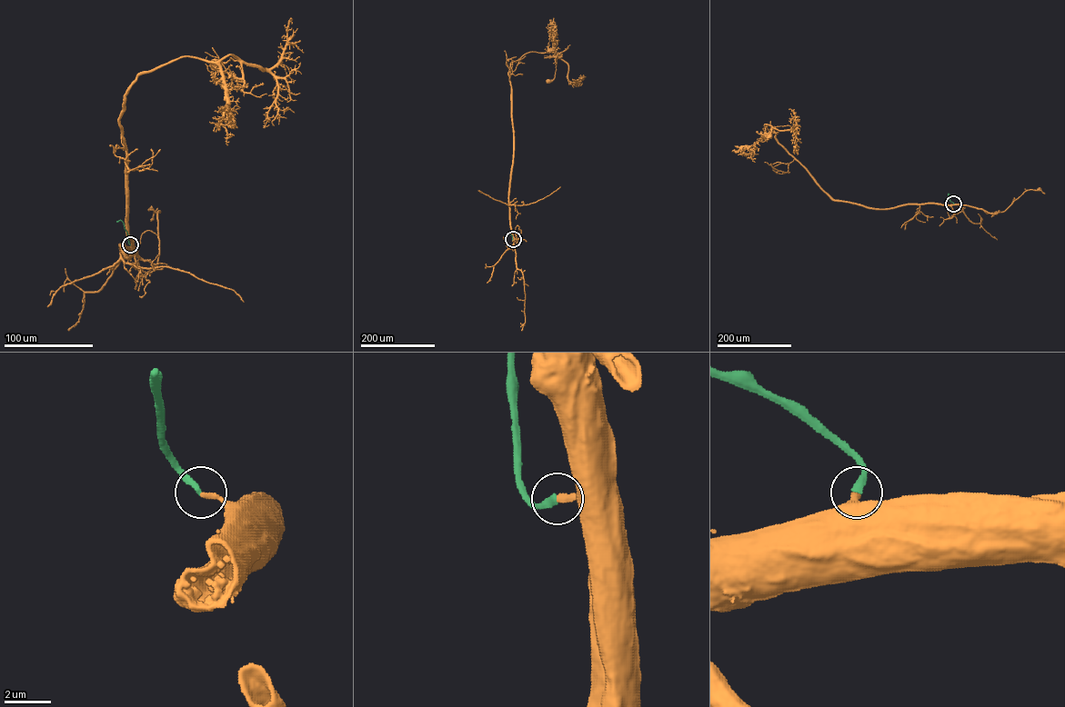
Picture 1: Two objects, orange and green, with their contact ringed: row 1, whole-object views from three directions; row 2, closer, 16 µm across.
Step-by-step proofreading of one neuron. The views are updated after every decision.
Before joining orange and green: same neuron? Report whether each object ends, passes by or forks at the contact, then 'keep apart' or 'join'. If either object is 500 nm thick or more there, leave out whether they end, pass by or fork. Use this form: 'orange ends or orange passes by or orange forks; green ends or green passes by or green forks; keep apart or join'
orange ends; green ends; join

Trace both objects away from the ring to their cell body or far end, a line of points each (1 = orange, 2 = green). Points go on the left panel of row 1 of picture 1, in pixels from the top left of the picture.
1: (130, 244), (121, 245), (127, 256), (119, 121), (126, 93), (138, 75), (182, 57), (236, 60), (215, 63)
2: (130, 244), (123, 223), (116, 222)

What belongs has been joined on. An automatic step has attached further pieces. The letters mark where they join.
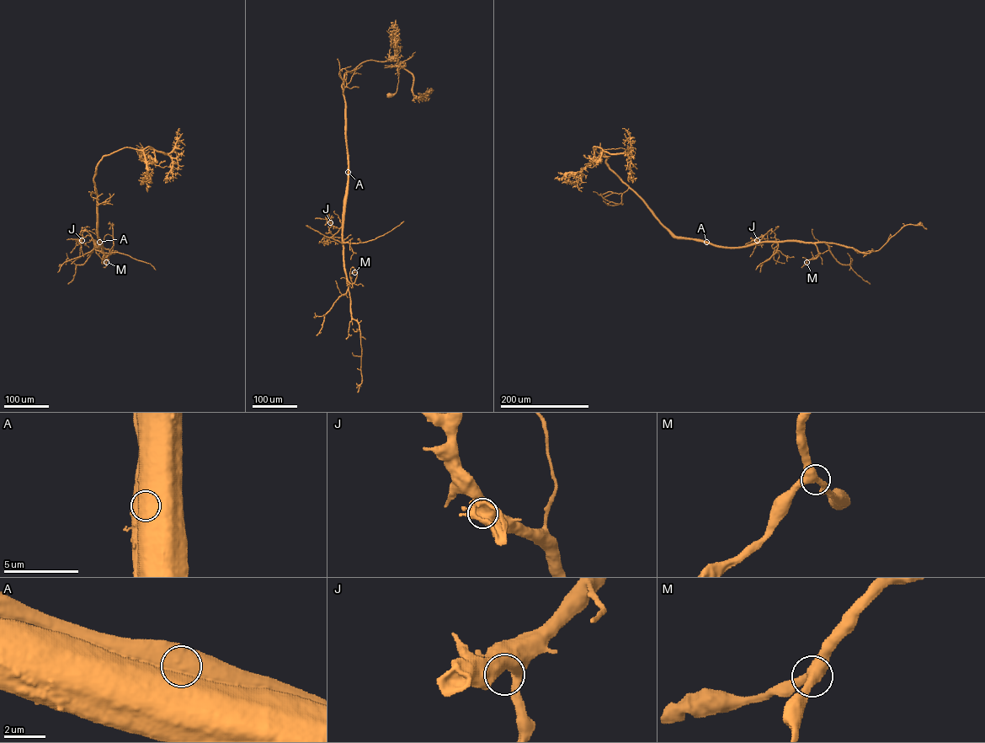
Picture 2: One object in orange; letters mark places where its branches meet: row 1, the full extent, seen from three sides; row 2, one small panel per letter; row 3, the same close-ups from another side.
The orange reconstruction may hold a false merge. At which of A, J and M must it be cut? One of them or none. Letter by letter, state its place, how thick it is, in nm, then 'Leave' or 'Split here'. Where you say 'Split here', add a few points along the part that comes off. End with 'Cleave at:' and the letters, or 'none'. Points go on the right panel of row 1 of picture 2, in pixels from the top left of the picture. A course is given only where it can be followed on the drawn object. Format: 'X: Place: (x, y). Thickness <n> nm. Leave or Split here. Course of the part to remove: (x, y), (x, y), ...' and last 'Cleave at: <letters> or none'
A: Place: (706, 242). Thickness 1400 nm. Split here. Course of the part to remove: (706, 242), (722, 247), (742, 247), (758, 241), (771, 230), (774, 234), (779, 253), (775, 264)
J: Place: (757, 240). Thickness 550 nm. Leave
M: Place: (806, 262). Thickness 440 nm. Leave
Cleave at: A

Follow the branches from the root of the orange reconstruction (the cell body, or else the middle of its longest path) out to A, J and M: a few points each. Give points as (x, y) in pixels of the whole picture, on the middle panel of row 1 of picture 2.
A: (390, 95), (396, 89), (401, 66), (396, 59), (366, 61), (345, 74), (342, 89), (345, 104), (348, 172)
J: (390, 95), (396, 89), (396, 59), (366, 61), (345, 74), (348, 188), (342, 226), (330, 222)
M: (390, 95), (396, 89), (396, 59), (366, 61), (345, 74), (343, 250), (352, 284), (354, 272)

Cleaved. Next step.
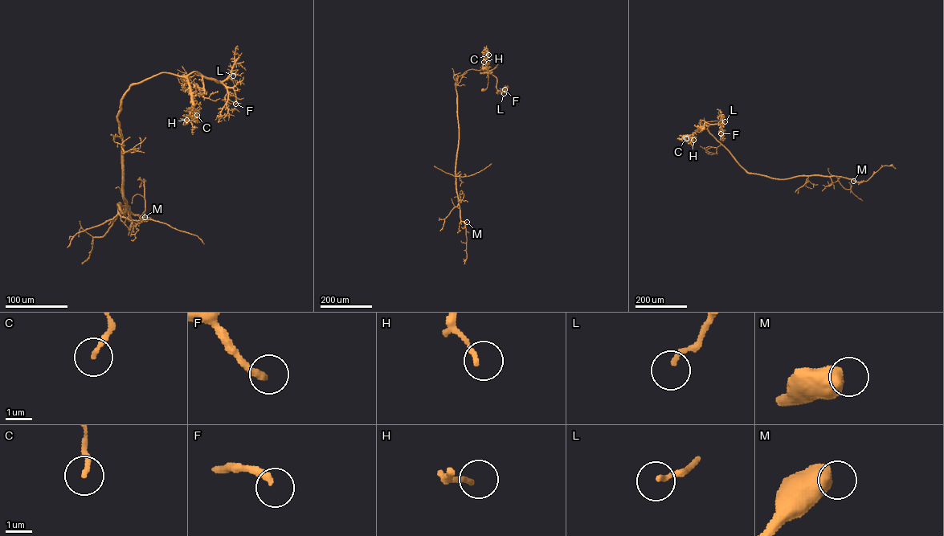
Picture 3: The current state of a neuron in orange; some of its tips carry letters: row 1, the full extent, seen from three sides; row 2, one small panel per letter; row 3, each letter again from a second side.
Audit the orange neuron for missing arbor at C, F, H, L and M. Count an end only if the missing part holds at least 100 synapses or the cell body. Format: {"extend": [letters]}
{"extend": []}

